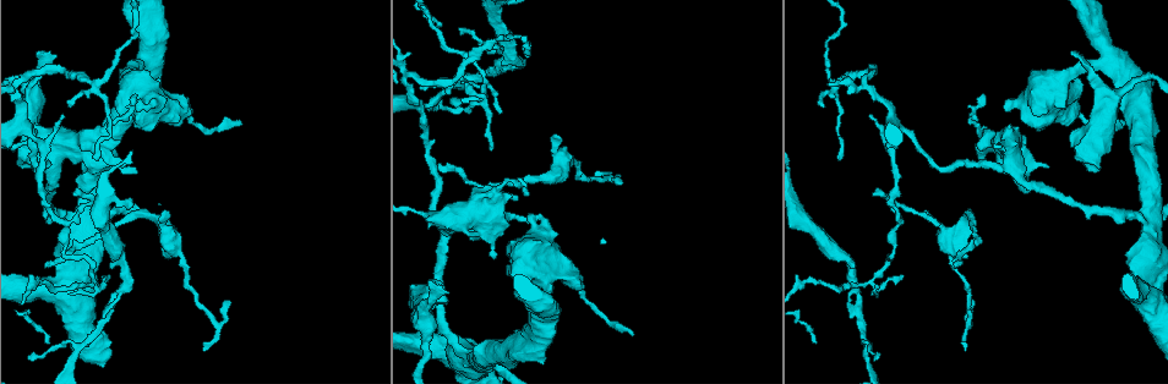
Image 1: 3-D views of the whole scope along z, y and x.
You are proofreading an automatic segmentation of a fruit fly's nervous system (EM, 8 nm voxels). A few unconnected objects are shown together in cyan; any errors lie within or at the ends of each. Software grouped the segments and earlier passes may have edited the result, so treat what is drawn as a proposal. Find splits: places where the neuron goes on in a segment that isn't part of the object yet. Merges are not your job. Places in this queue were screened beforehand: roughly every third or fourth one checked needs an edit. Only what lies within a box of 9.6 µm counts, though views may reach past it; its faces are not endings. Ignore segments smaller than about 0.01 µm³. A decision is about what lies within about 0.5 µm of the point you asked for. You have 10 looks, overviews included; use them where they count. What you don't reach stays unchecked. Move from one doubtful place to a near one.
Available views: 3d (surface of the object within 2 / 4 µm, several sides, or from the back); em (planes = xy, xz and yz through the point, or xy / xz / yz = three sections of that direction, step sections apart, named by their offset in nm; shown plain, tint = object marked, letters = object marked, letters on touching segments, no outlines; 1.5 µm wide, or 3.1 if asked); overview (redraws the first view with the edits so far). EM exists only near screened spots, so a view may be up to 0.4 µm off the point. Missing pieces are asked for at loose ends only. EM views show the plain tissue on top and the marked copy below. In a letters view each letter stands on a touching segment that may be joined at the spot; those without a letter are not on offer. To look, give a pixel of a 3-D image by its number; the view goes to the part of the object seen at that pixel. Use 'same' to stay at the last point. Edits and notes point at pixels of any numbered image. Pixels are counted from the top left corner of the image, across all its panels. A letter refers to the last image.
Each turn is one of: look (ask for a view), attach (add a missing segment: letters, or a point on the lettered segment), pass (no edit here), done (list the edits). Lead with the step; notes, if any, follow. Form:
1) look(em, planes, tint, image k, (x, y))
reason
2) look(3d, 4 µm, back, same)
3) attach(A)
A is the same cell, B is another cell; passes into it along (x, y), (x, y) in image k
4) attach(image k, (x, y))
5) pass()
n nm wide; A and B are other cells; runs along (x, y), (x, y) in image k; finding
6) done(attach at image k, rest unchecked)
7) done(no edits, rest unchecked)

look(em, planes, letters, image 1, (46, 262))
an open end

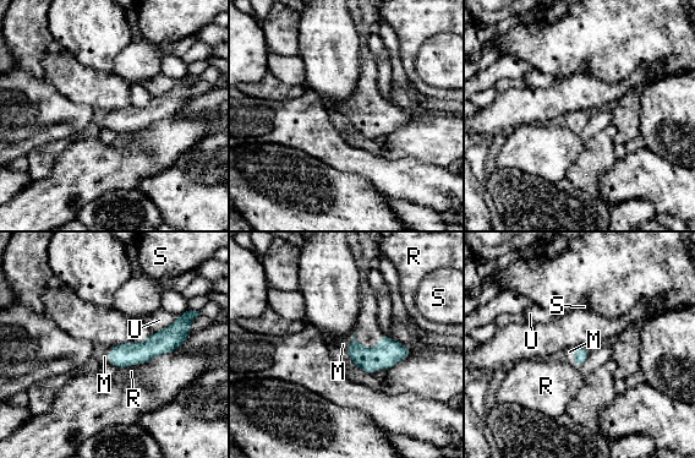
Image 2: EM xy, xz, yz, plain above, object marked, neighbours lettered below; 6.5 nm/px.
attach(M)
U touches over 220 nm; M is the same cell, R, S and U are other cells; it goes on there

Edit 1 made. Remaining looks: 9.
look(em, yz, step 8, letters, image 1, (419, 87))
free end

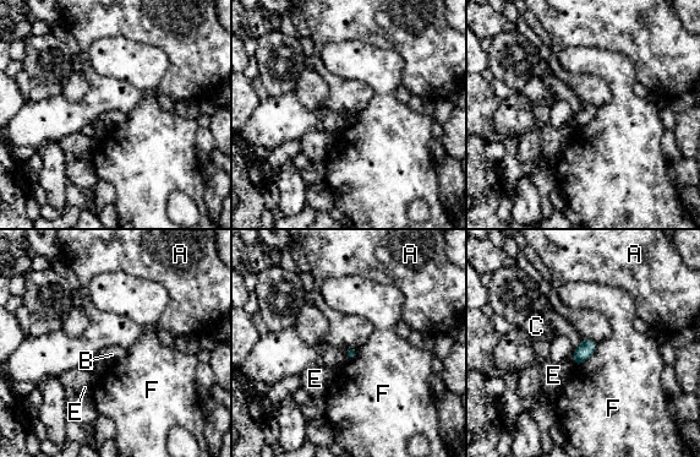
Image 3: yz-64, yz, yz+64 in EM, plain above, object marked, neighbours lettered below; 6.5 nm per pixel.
look(em, planes, letters, same)

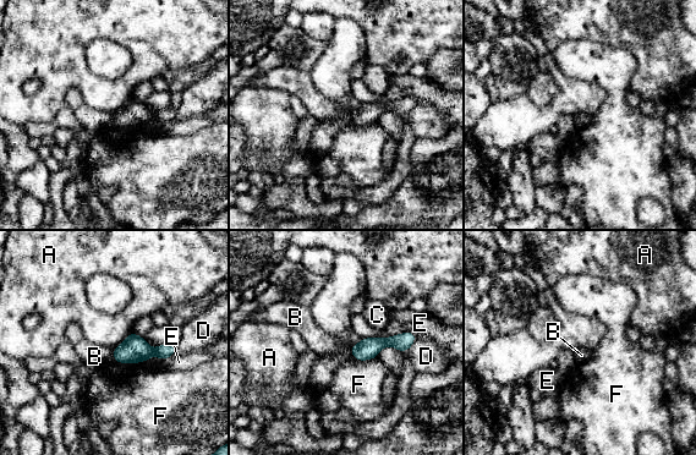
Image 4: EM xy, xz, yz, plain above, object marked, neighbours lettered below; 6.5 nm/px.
pass()
A, B, C, D, E and F are other cells; none of them fits

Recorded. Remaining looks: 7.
look(3d, 4 µm, image 1, (39, 52))
tapers out

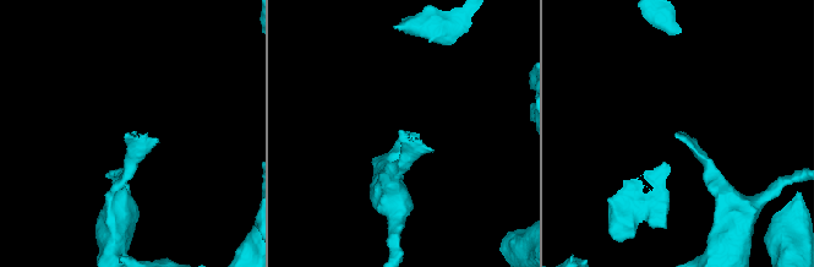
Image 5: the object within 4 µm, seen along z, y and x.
look(em, planes, letters, image 5, (679, 132))

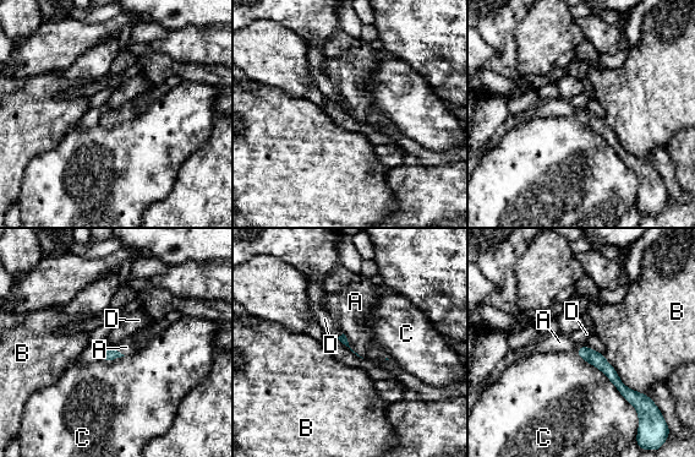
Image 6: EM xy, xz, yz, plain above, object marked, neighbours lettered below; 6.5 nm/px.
attach(A)
A is the same cell, B, C and D are other cells; passes into it along (343, 338), (349, 347), (354, 322) in image 6; it goes on there

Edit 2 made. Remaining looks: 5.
look(overview)

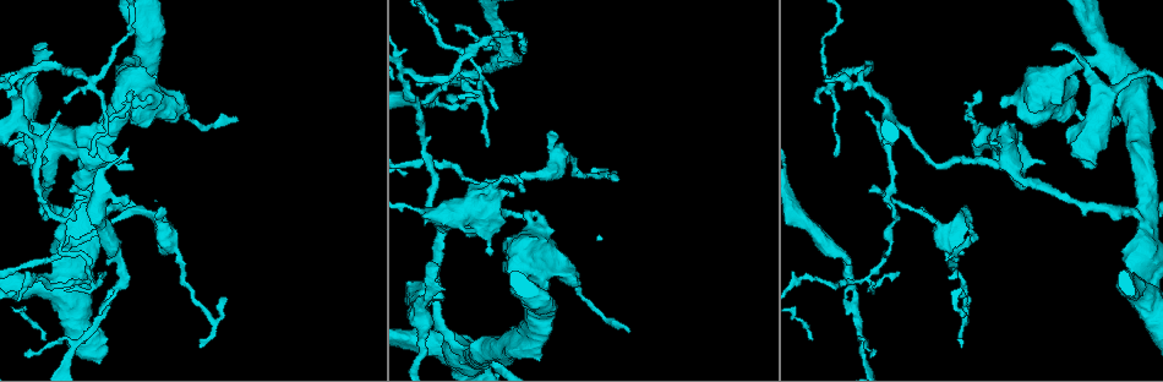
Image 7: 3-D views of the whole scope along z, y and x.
look(3d, 2 µm, image 7, (552, 134))
thin end

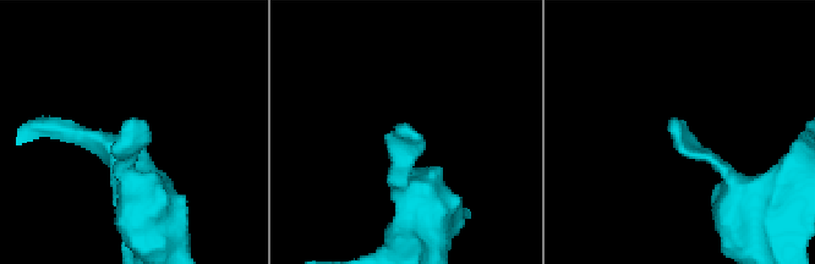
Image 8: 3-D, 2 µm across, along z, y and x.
look(em, planes, letters, image 8, (674, 118))
now the EM

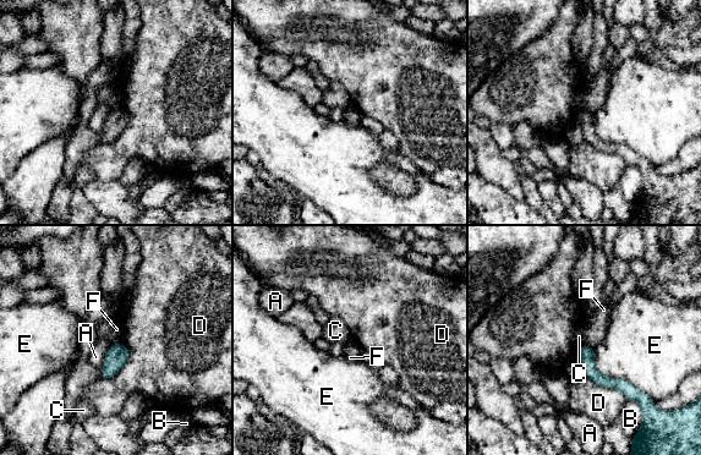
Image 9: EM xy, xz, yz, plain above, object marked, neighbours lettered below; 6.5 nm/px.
pass()
A, B, C, D, E and F are other cells; border along (111, 343), (121, 344) in image 9; none of them fits

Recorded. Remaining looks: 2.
done(attach at image 2, attach at image 6, rest unchecked)

